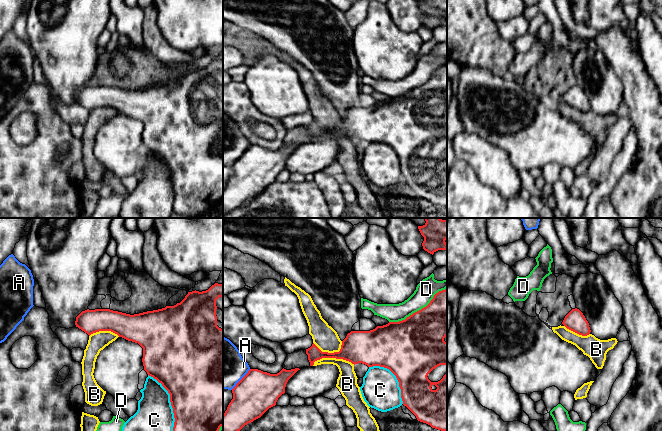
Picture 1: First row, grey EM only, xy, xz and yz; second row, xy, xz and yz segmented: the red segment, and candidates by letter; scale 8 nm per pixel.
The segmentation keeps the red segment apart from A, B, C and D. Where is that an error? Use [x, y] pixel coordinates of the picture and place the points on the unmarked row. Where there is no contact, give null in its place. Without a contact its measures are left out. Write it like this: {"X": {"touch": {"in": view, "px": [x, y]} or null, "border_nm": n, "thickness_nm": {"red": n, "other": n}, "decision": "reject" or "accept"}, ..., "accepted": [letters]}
{"A": {"touch": {"in": "xz", "px": [241, 155]}, "border_nm": 220, "thickness_nm": {"red": 320, "other": 340}, "decision": "reject"}, "B": {"touch": {"in": "xz", "px": [332, 133]}, "border_nm": 340, "thickness_nm": {"red": 260, "other": 160}, "decision": "reject"}, "C": {"touch": {"in": "xy", "px": [171, 179]}, "border_nm": 550, "thickness_nm": {"red": 500, "other": 360}, "decision": "reject"}, "D": {"touch": {"in": "xz", "px": [419, 86]}, "border_nm": 550, "thickness_nm": {"red": 420, "other": 160}, "decision": "reject"}, "accepted": []}

